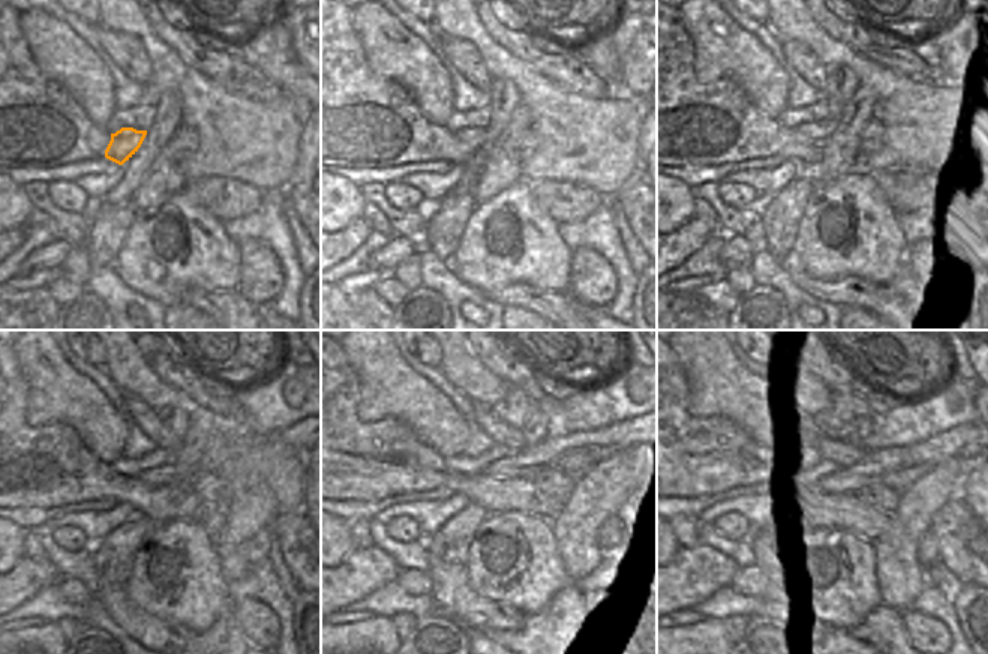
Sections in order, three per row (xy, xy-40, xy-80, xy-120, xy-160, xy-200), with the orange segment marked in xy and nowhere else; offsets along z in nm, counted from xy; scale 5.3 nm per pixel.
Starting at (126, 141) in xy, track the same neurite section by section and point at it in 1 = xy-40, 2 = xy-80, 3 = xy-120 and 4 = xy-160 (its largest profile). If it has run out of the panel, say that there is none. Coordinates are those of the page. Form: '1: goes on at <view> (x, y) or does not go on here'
1: goes on at xy-40 (471, 138)
2: goes on at xy-80 (814, 132)
3: goes on at xy-120 (126, 465)
4: goes on at xy-160 (459, 464)

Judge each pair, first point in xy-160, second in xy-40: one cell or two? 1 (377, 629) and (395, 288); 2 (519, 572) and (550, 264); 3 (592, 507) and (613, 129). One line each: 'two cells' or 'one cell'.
1: one cell
2: one cell
3: two cells

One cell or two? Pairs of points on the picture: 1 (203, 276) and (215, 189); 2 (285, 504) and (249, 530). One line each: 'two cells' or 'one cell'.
1: two cells
2: two cells

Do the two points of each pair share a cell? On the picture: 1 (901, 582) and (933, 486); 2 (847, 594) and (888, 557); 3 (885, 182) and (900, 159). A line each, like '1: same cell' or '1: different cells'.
1: same cell
2: different cells
3: different cells

